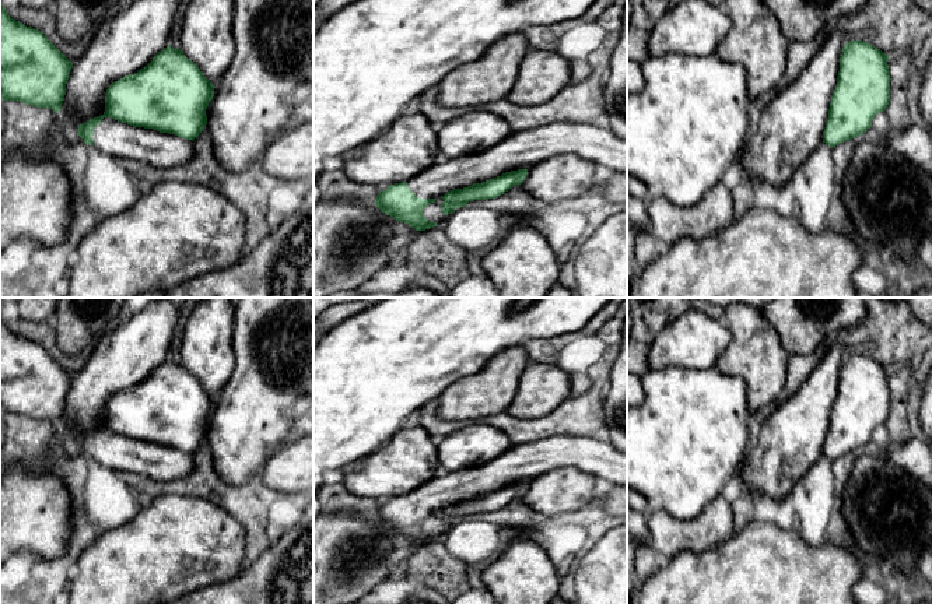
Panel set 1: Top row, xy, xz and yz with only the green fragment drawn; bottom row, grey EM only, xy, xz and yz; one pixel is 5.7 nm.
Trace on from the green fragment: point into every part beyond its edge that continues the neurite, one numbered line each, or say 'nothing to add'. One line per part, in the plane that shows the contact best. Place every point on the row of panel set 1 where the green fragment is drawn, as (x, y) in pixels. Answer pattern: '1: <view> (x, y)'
1: xy (121, 140)

